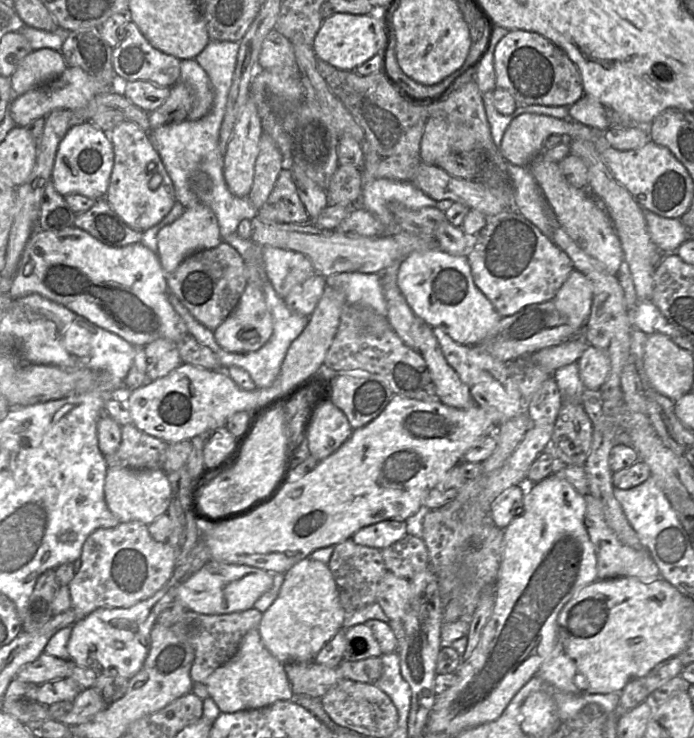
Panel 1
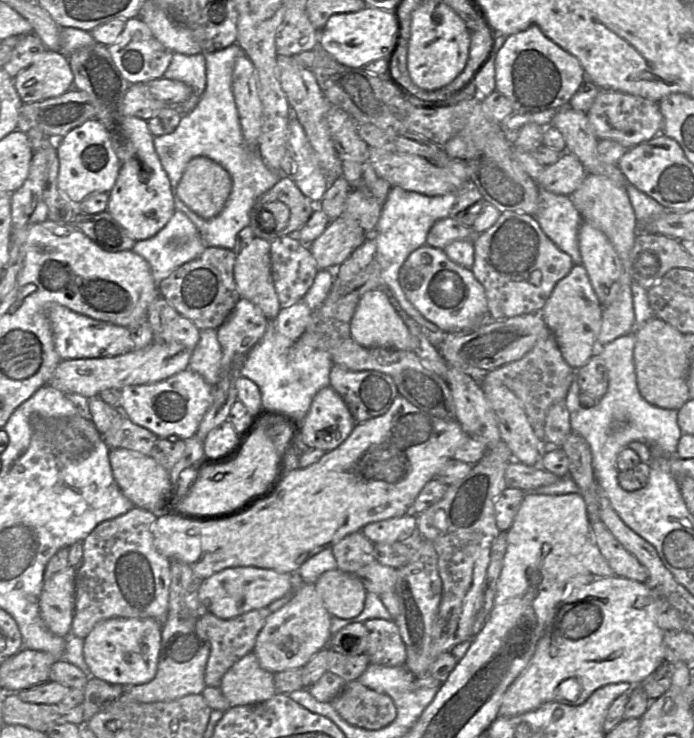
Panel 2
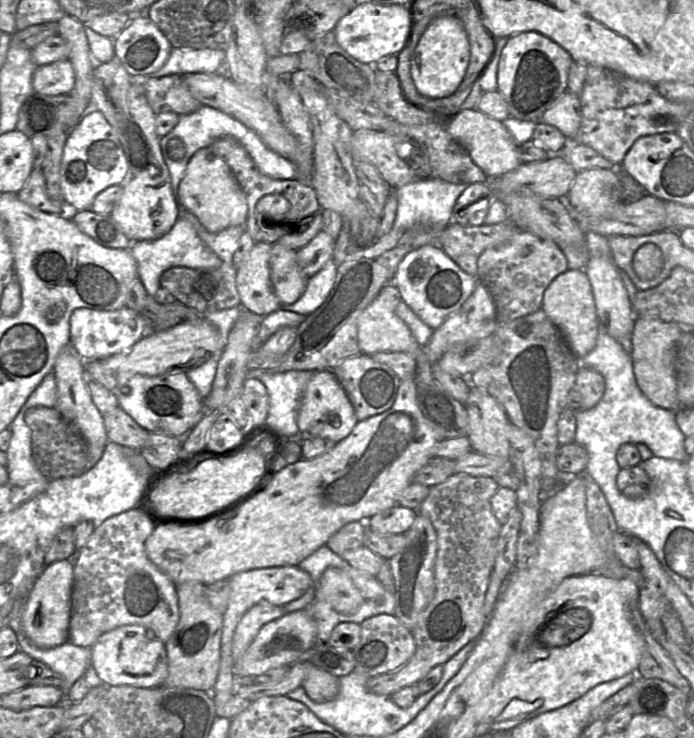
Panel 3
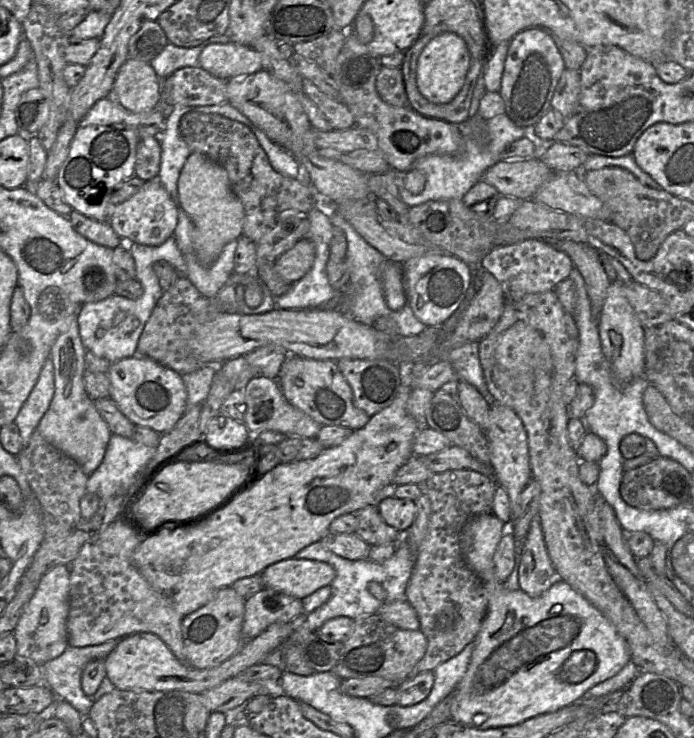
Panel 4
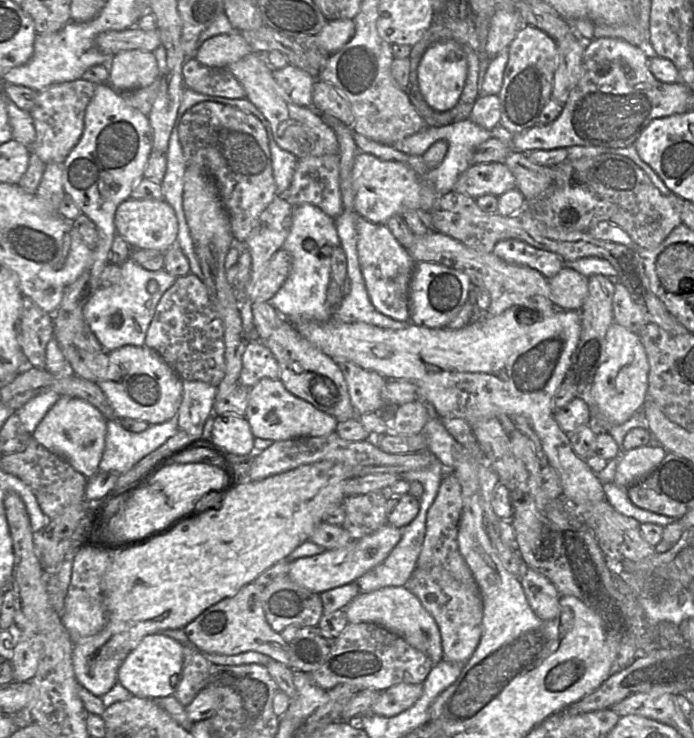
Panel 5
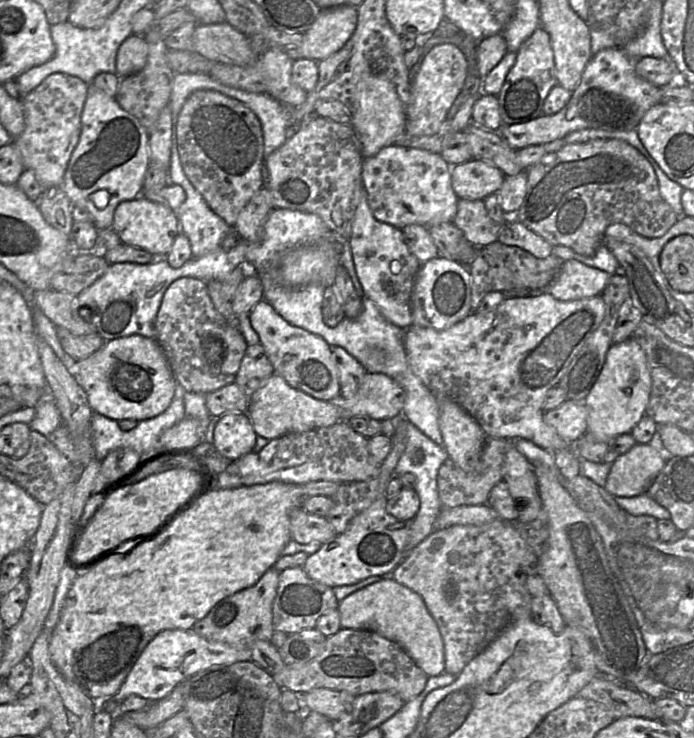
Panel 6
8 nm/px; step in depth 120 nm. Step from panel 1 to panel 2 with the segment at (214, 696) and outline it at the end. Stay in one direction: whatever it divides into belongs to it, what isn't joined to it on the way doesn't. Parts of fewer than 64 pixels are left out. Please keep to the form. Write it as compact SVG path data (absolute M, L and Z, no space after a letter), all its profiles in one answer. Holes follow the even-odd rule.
M253 651L224 674L219 688L230 707L264 702L278 693L274 684L274 673L261 667Z

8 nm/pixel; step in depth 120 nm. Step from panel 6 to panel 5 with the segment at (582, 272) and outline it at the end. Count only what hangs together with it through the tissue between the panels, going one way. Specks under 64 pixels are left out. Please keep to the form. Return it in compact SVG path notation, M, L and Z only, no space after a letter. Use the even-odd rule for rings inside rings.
M564 266L558 274L548 280L555 307L580 312L588 295L588 277Z

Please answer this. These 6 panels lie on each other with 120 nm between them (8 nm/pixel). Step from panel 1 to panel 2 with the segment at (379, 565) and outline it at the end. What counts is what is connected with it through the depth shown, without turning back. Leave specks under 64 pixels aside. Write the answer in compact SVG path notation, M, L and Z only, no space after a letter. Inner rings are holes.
M361 531L353 532L332 546L337 569L356 573L360 568L372 563L374 544Z

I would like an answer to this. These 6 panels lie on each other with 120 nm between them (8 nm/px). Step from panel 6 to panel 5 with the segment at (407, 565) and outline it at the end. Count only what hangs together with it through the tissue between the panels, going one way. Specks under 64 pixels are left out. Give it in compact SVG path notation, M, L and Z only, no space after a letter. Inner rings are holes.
M441 566L416 567L404 587L418 598L436 622L441 636L442 660L465 664L478 646L482 634L483 601L481 596L468 592Z

